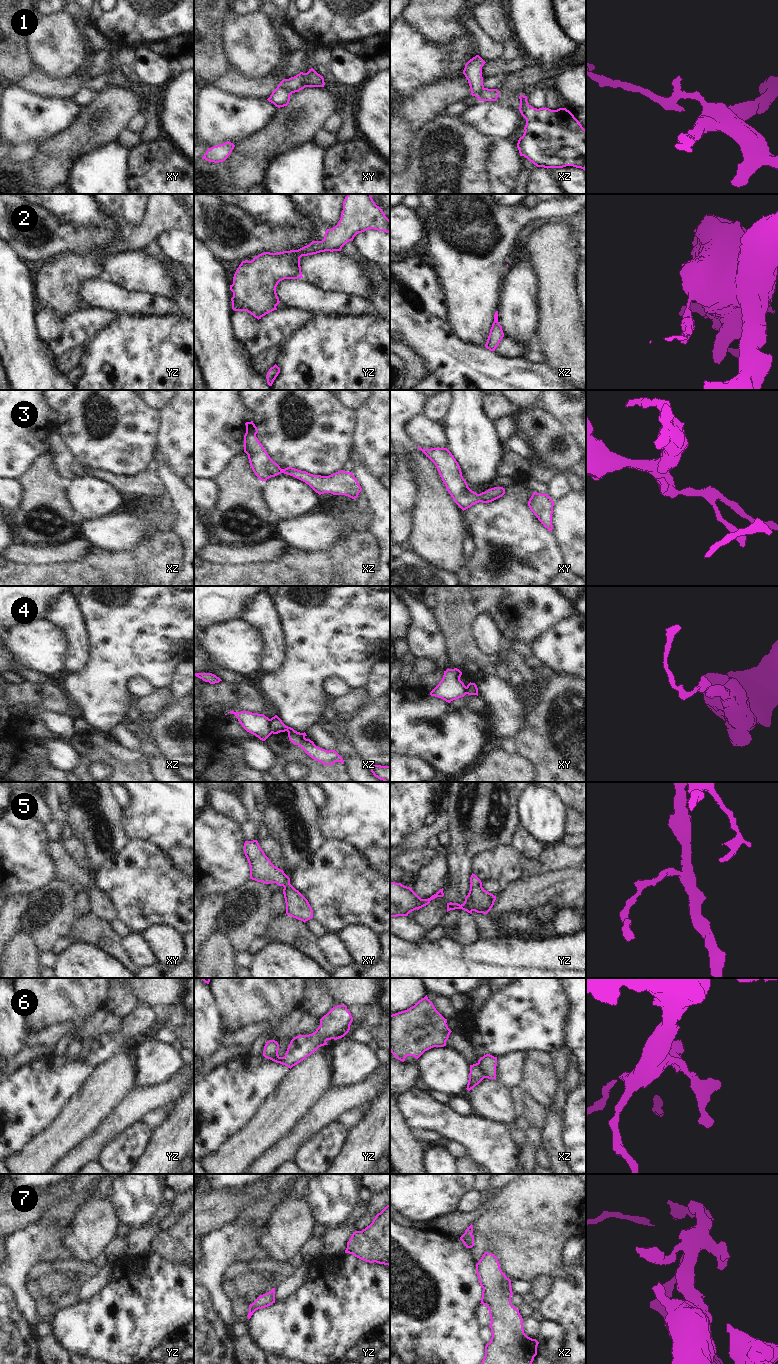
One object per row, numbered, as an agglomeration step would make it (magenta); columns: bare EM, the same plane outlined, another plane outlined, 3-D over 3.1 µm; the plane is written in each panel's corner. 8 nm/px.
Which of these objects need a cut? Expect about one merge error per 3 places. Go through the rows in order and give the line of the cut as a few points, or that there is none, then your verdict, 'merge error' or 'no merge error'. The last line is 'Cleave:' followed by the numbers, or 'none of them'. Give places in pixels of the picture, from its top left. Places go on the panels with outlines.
1: cut xy (281, 81), (281, 84), (290, 94); merge error
2: cut none; no merge error
3: cut none; no merge error
4: cut xz (269, 719), (272, 732); merge error
5: cut none; no merge error
6: cut xz (477, 1063), (486, 1077); merge error
7: cut none; no merge error
Cleave: 1, 4, 6

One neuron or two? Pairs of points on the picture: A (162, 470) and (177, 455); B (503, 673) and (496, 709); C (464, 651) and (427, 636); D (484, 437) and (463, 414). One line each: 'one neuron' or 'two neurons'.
A: two neurons
B: two neurons
C: two neurons
D: one neuron

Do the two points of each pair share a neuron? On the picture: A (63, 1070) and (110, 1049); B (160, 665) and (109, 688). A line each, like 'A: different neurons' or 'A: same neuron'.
A: same neuron
B: same neuron

